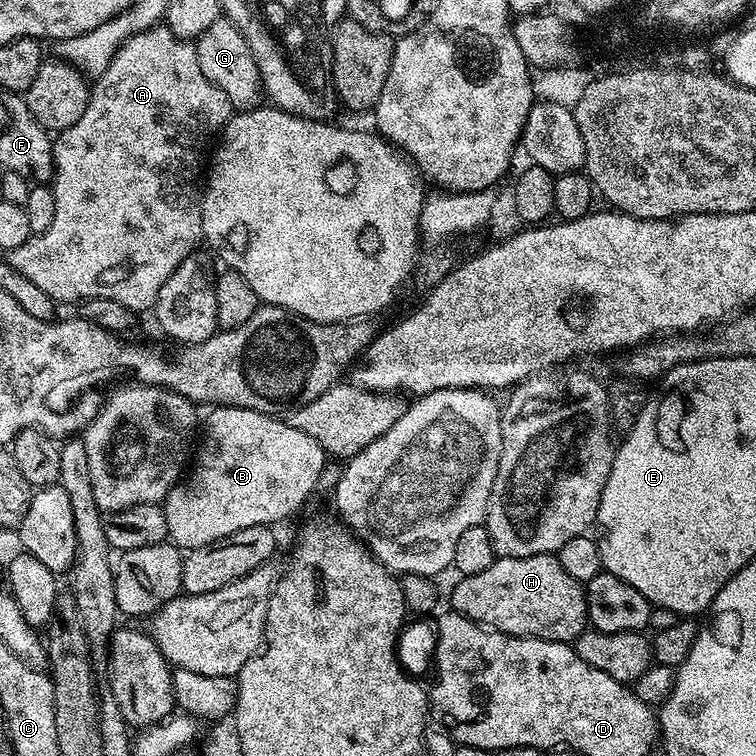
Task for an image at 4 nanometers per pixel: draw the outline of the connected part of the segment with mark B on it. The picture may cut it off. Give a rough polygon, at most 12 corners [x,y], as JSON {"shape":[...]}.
{"shape":[[216,406],[168,540],[205,548],[307,502],[326,454],[287,419]]}

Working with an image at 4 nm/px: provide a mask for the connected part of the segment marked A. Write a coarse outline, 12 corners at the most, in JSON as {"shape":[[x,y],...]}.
{"shape":[[167,26],[52,145],[54,222],[6,260],[151,309],[204,240],[232,119]]}

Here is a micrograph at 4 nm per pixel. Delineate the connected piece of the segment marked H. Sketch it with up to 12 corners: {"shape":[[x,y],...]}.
{"shape":[[559,555],[461,577],[453,611],[498,632],[575,642],[585,585]]}

